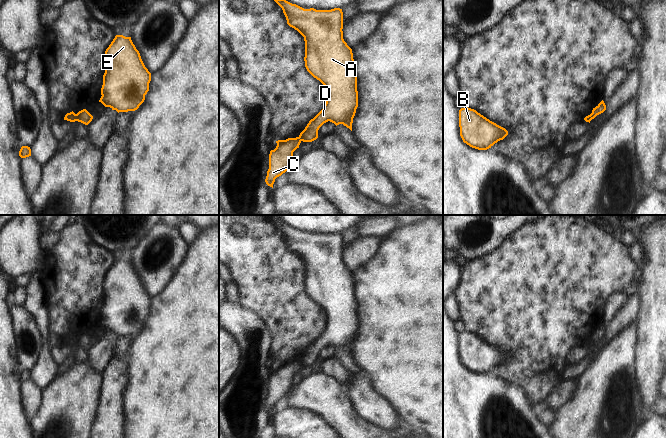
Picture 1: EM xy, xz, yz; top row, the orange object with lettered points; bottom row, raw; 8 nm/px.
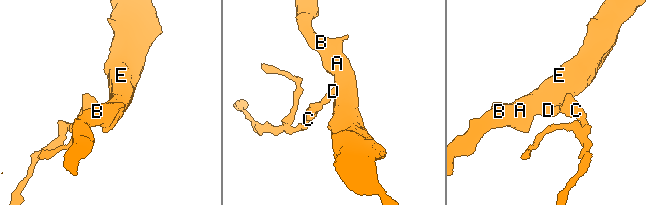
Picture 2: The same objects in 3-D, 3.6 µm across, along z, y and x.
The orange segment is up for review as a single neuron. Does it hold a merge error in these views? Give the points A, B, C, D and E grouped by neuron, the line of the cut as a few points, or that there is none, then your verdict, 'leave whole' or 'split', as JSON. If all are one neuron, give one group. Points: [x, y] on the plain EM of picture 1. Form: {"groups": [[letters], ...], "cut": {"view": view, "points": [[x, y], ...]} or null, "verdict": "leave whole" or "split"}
{"groups": [["A", "B", "D", "E"], ["C"]], "cut": {"view": "xy", "points": [[76, 338], [74, 344]]}, "verdict": "split"}

